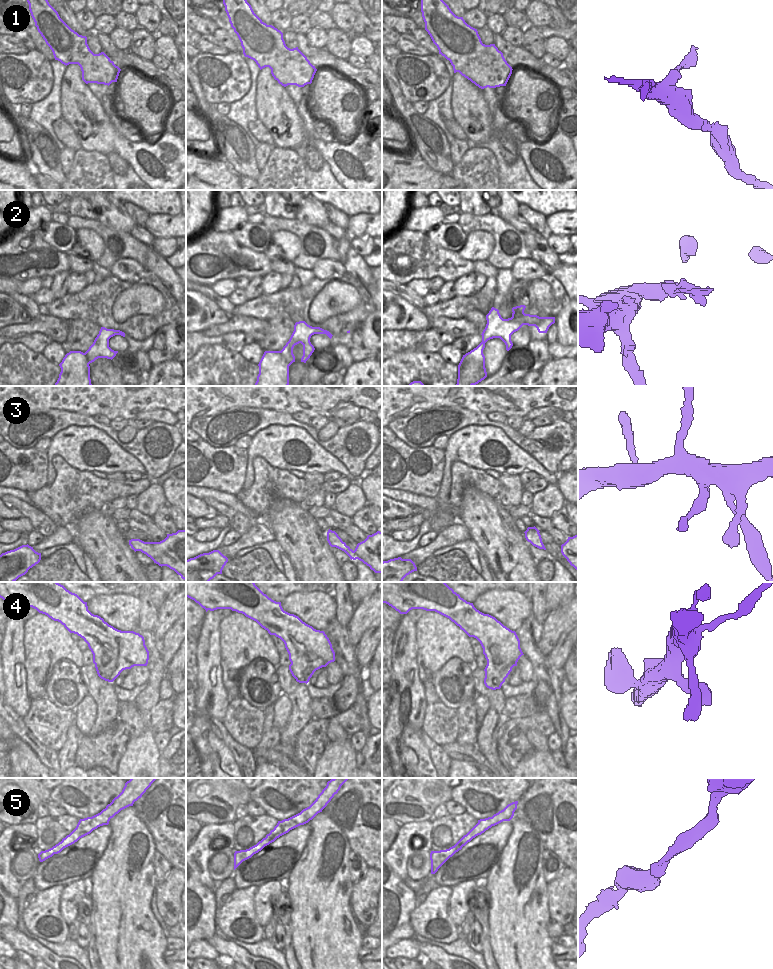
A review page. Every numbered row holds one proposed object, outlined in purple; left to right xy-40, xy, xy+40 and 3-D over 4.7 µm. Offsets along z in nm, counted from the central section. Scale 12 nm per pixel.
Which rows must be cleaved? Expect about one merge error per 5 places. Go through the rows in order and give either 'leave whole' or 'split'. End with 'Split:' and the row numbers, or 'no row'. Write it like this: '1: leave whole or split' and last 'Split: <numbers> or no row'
1: split
2: leave whole
3: leave whole
4: leave whole
5: leave whole
Split: 1

